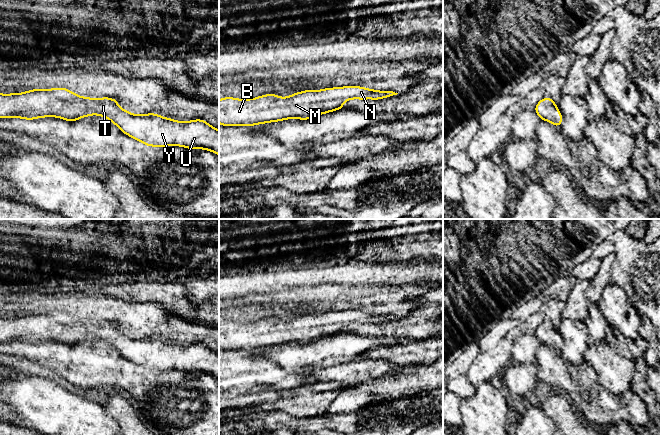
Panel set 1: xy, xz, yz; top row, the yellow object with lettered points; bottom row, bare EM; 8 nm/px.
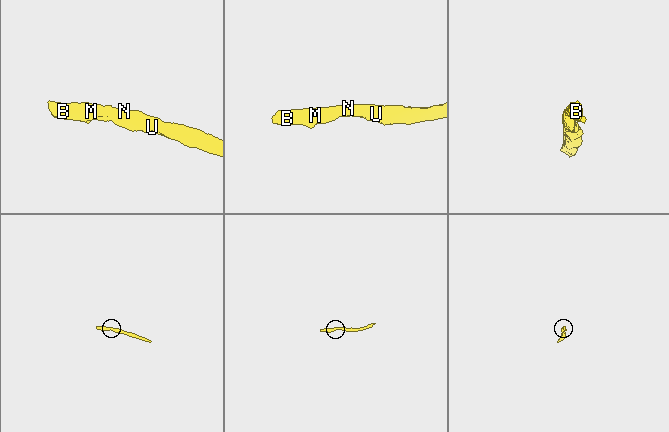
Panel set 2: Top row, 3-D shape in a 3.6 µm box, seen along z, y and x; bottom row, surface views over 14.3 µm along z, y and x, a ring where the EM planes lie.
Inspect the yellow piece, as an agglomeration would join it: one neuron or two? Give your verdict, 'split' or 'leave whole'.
leave whole

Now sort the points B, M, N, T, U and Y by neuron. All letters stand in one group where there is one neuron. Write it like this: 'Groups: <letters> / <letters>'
Groups: B M N T U Y

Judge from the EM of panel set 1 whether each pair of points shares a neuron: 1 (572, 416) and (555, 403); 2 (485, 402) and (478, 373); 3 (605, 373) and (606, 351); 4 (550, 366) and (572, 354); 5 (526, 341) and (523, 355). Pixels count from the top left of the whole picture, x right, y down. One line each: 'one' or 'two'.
1: one
2: two
3: one
4: two
5: one

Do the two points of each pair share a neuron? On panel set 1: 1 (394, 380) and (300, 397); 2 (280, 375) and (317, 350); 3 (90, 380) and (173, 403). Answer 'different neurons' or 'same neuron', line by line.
1: same neuron
2: different neurons
3: same neuron

